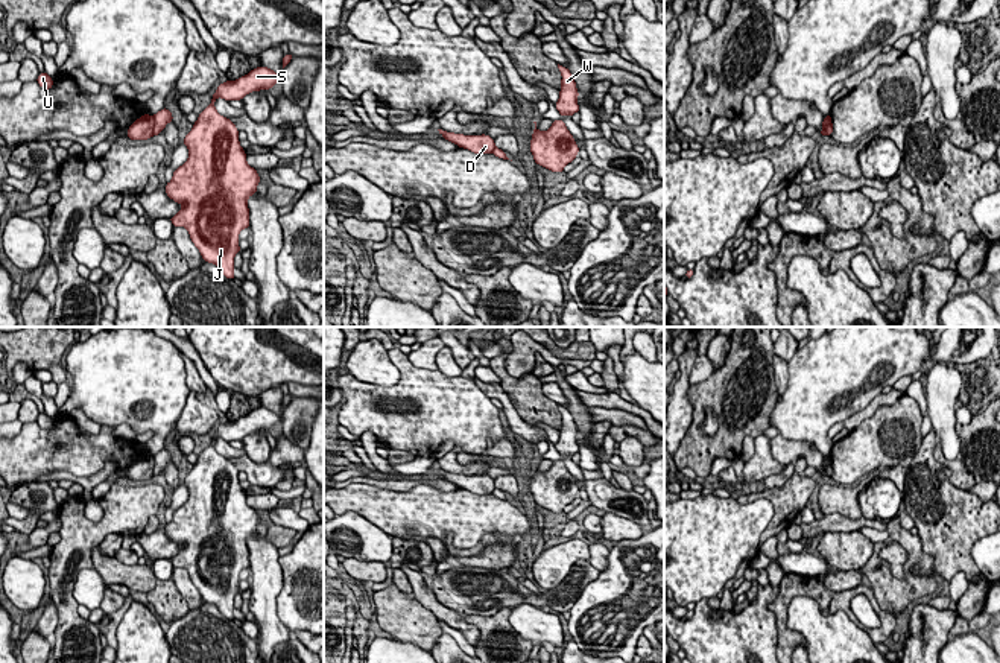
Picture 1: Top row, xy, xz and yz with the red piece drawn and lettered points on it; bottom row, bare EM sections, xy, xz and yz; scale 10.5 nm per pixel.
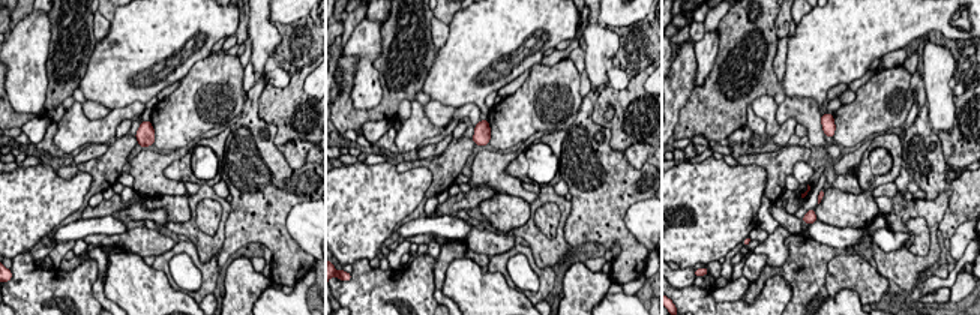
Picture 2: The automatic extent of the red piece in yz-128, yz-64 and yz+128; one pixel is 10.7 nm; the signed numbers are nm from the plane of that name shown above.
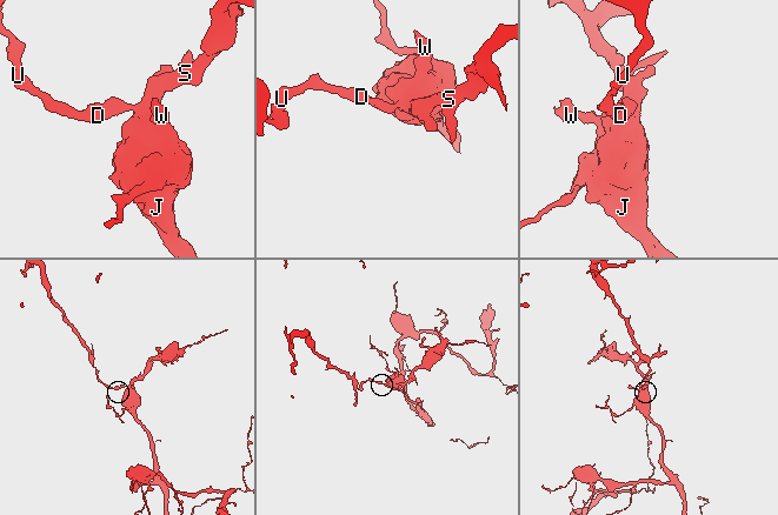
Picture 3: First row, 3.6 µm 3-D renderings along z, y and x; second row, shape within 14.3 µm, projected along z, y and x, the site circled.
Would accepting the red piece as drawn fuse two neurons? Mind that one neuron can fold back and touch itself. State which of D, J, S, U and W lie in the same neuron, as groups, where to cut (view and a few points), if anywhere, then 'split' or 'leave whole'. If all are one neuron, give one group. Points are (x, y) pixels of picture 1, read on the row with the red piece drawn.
D U / J S W; cut in xy along (152, 116), (154, 134); split

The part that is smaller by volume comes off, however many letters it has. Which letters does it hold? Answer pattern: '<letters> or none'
D, U

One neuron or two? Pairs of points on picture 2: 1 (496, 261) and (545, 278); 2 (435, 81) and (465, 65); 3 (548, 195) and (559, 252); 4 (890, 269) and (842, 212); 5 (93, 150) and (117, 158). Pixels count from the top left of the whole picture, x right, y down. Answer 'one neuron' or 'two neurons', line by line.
1: one neuron
2: one neuron
3: one neuron
4: two neurons
5: two neurons

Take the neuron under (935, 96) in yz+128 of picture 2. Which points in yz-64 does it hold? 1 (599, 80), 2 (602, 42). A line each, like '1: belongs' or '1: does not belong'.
1: belongs
2: belongs

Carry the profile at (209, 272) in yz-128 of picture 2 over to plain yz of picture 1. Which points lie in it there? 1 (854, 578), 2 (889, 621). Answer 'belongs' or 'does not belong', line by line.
1: does not belong
2: belongs

